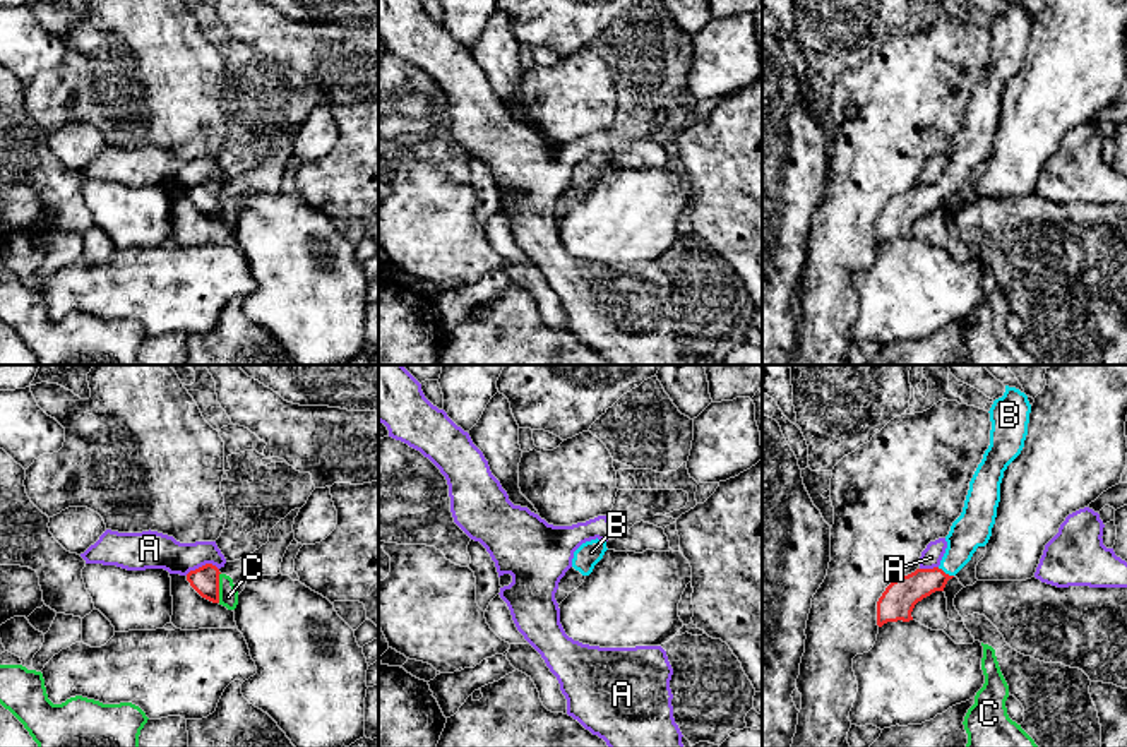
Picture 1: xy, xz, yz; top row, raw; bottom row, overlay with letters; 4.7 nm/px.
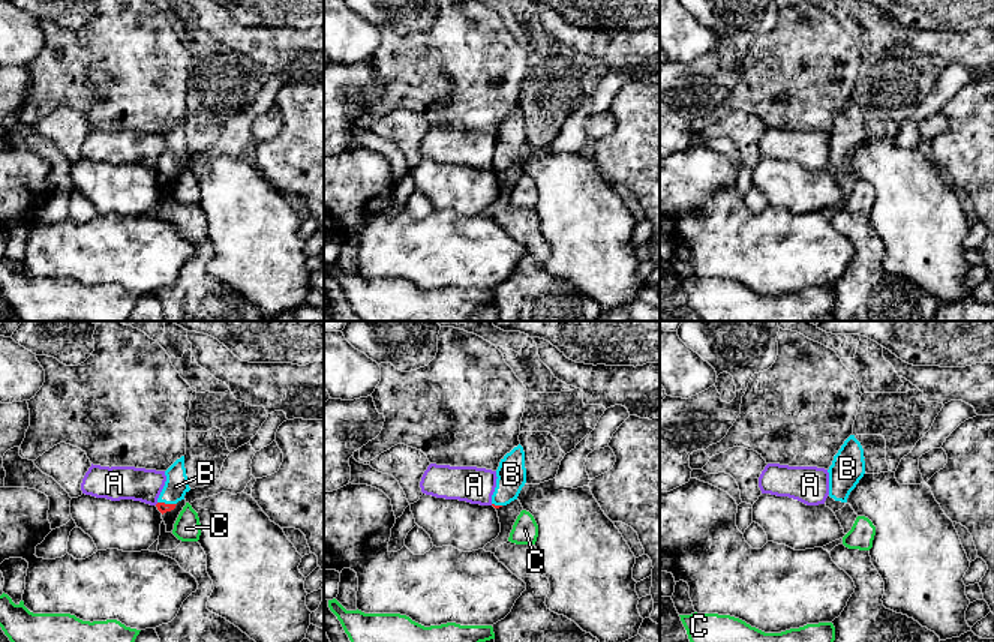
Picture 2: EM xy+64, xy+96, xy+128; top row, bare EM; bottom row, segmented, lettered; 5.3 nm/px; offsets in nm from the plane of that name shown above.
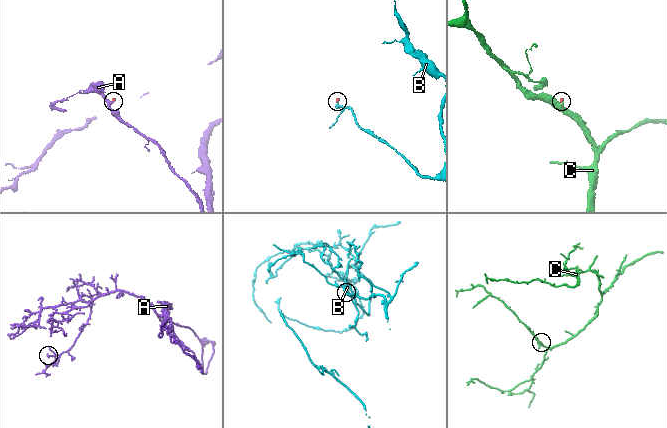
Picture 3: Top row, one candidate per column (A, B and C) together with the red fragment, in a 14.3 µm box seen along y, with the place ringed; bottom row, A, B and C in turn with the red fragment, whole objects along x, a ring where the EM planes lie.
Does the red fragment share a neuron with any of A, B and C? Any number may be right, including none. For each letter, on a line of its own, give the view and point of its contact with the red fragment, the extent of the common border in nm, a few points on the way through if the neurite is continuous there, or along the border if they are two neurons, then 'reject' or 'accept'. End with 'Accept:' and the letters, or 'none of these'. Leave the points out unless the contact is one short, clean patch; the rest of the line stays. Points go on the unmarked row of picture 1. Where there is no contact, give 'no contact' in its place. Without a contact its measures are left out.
A: contact xy (202, 182); length 160 nm; border xy (218, 184), (202, 180), (185, 191); reject
B: contact yz (944, 189); length 90 nm; way yz (901, 211), (944, 189), (973, 144); accept
C: contact xy (218, 204); length 140 nm; border xy (220, 189), (218, 218); reject
Accept: B

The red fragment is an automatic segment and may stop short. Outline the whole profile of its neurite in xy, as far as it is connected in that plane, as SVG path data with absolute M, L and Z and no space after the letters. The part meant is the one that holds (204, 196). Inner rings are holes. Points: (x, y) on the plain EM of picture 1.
M206 180L187 190L190 202L206 216L219 219L219 185Z

